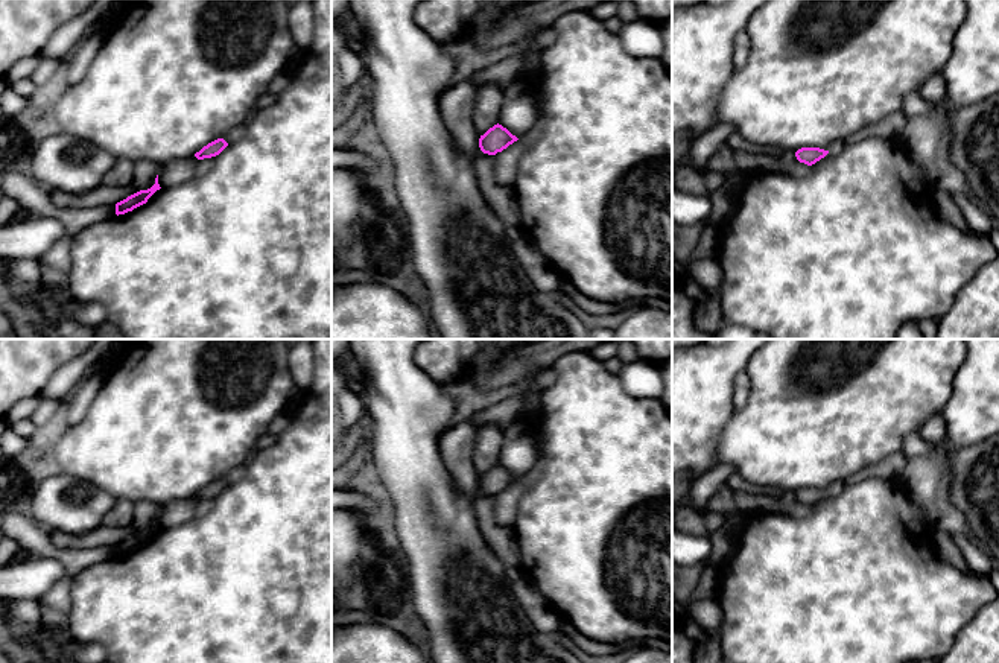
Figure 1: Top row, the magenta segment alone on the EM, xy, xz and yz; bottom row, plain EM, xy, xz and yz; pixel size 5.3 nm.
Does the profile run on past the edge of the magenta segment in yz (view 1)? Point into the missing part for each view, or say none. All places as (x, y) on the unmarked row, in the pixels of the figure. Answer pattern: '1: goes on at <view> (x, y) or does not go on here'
1: does not go on here

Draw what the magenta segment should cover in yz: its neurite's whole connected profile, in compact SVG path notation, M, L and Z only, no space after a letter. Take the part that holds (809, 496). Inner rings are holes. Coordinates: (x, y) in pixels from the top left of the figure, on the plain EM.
M801 488L795 493L795 497L800 503L804 503L807 506L815 505L821 499L824 499L829 494L829 491L820 490L820 488Z

